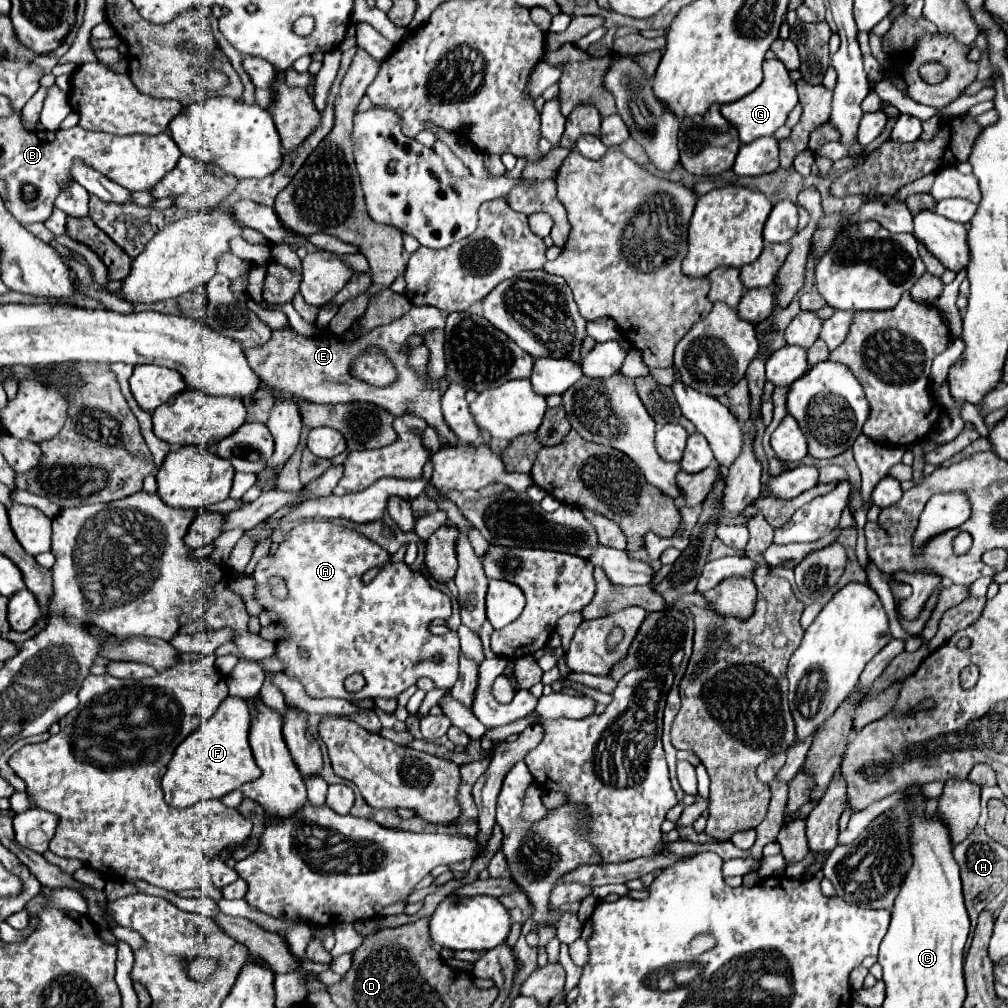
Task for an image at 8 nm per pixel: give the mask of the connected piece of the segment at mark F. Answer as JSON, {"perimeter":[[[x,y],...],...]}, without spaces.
{"perimeter":[[[228,696],[218,706],[216,714],[200,724],[174,752],[168,770],[162,778],[166,802],[176,808],[188,808],[200,800],[220,800],[224,794],[240,788],[246,782],[260,778],[260,768],[254,762],[250,744],[250,708],[246,700]]]}

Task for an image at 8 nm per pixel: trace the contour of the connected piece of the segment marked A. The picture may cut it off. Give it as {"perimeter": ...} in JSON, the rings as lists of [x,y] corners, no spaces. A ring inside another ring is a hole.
{"perimeter":[[[308,520],[286,536],[286,540],[280,544],[274,556],[264,556],[256,566],[254,580],[256,580],[256,596],[260,604],[266,610],[276,610],[282,616],[280,622],[288,628],[288,636],[286,636],[288,640],[282,638],[276,644],[276,654],[286,666],[286,674],[290,678],[300,680],[308,696],[314,698],[334,696],[346,700],[362,700],[362,698],[378,698],[378,696],[396,698],[402,690],[412,686],[420,676],[428,676],[436,684],[436,688],[444,688],[444,690],[450,690],[456,684],[458,680],[456,660],[460,654],[458,634],[450,632],[450,634],[434,636],[428,632],[430,620],[450,618],[452,614],[450,596],[432,588],[428,580],[422,576],[422,572],[412,572],[410,566],[406,566],[404,562],[388,564],[388,560],[390,554],[378,544],[364,538],[362,534],[348,528],[340,528],[332,522]],[[376,566],[380,566],[380,572],[370,584],[364,584],[362,582],[364,572]],[[272,576],[284,578],[284,584],[288,588],[288,596],[282,602],[274,602],[274,596],[270,592],[268,580]],[[300,648],[308,652],[308,660],[298,660]],[[436,652],[442,652],[444,656],[440,664],[434,664],[432,660]],[[354,672],[360,672],[366,678],[366,686],[360,692],[346,692],[344,680]]]}

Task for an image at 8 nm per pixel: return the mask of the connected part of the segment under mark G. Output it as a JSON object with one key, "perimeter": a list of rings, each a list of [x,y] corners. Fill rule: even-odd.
{"perimeter":[[[774,58],[774,60],[764,60],[764,80],[754,92],[750,92],[748,96],[744,96],[744,98],[740,98],[736,102],[724,104],[720,110],[722,110],[722,116],[738,128],[742,144],[748,144],[748,142],[752,142],[756,138],[772,136],[786,122],[790,110],[796,104],[798,104],[796,84],[790,78],[784,64],[778,58]]]}

